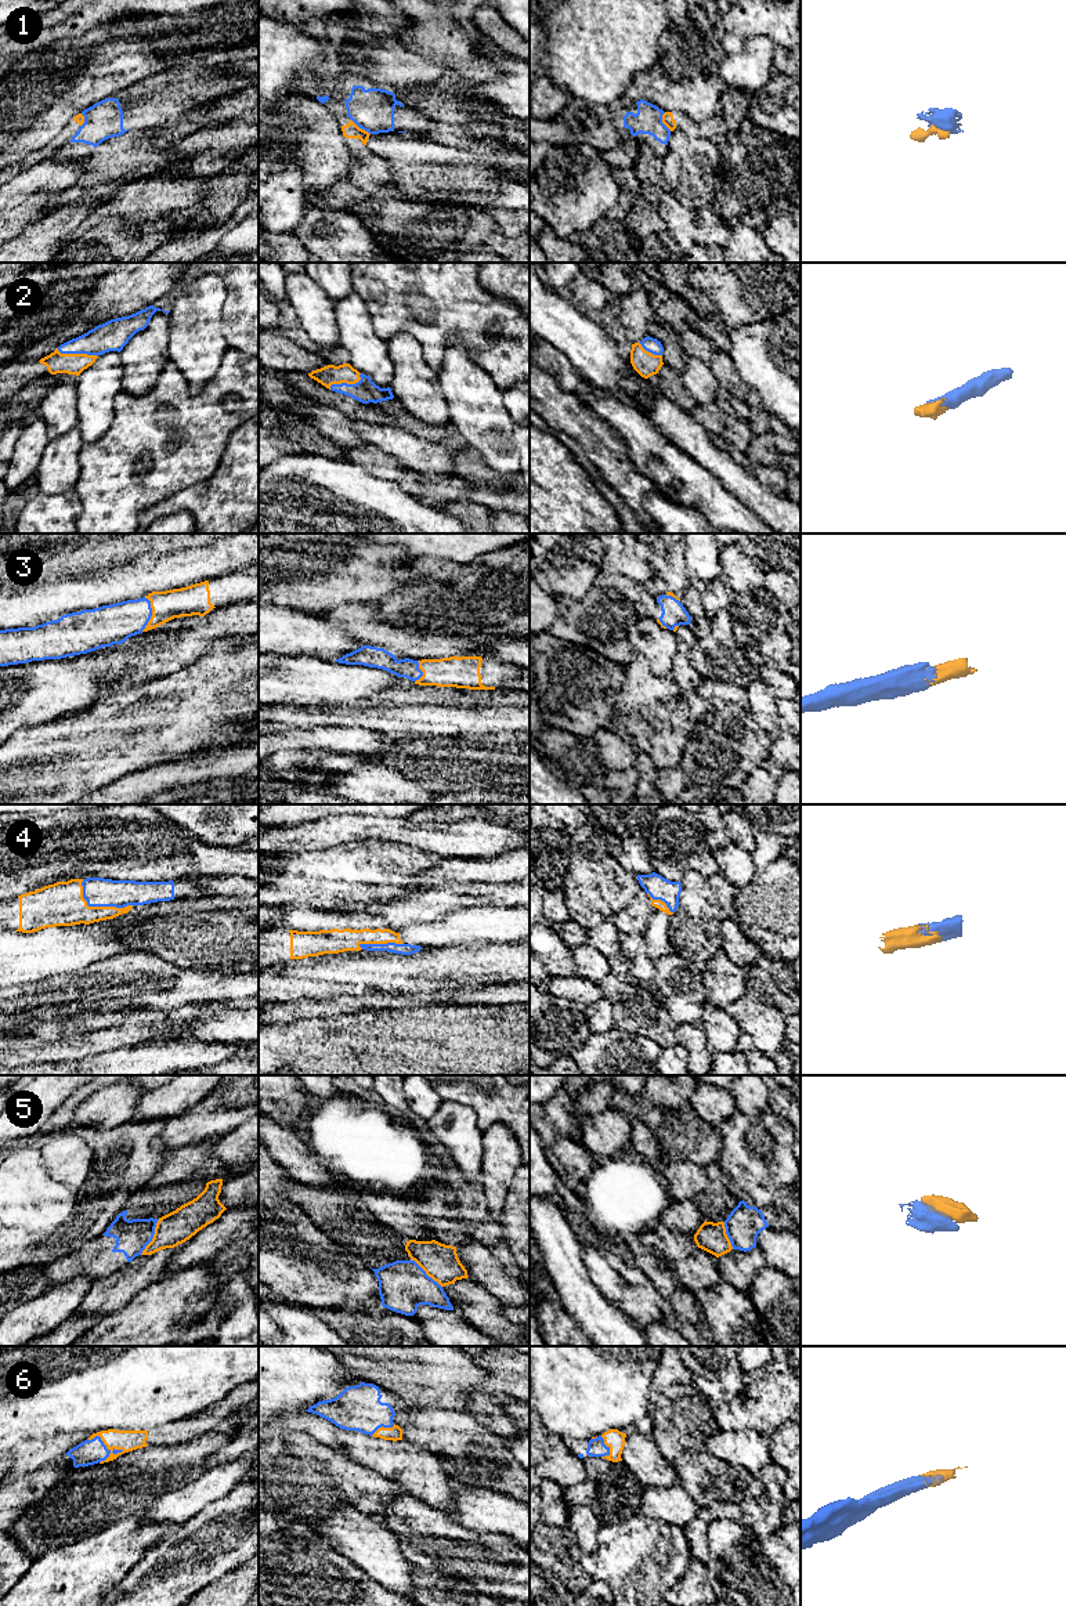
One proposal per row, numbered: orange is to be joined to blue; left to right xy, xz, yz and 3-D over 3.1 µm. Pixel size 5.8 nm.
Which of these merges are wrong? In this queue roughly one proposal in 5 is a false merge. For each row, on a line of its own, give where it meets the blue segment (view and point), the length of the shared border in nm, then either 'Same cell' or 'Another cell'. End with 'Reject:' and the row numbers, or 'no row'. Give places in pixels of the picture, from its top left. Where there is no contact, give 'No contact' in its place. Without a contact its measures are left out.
1: Touches blue at xz (361, 127). Shared border 140 nm. Another cell
2: Touches blue at xy (78, 353). Shared border 240 nm. Same cell
3: Touches blue at xy (151, 614). Shared border 200 nm. Same cell
4: Touches blue at xy (100, 905). Shared border 340 nm. Same cell
5: Touches blue at xy (152, 1237). Shared border 240 nm. Another cell
6: Touches blue at xy (104, 1444). Shared border 220 nm. Same cell
Reject: 1, 5

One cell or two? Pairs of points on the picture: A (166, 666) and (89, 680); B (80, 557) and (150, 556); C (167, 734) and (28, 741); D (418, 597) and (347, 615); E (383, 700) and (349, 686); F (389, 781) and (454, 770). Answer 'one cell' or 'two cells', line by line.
A: two cells
B: one cell
C: one cell
D: two cells
E: two cells
F: two cells

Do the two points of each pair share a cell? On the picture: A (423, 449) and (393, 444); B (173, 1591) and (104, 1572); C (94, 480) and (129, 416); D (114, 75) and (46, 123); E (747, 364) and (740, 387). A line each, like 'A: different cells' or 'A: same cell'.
A: same cell
B: different cells
C: same cell
D: same cell
E: different cells

